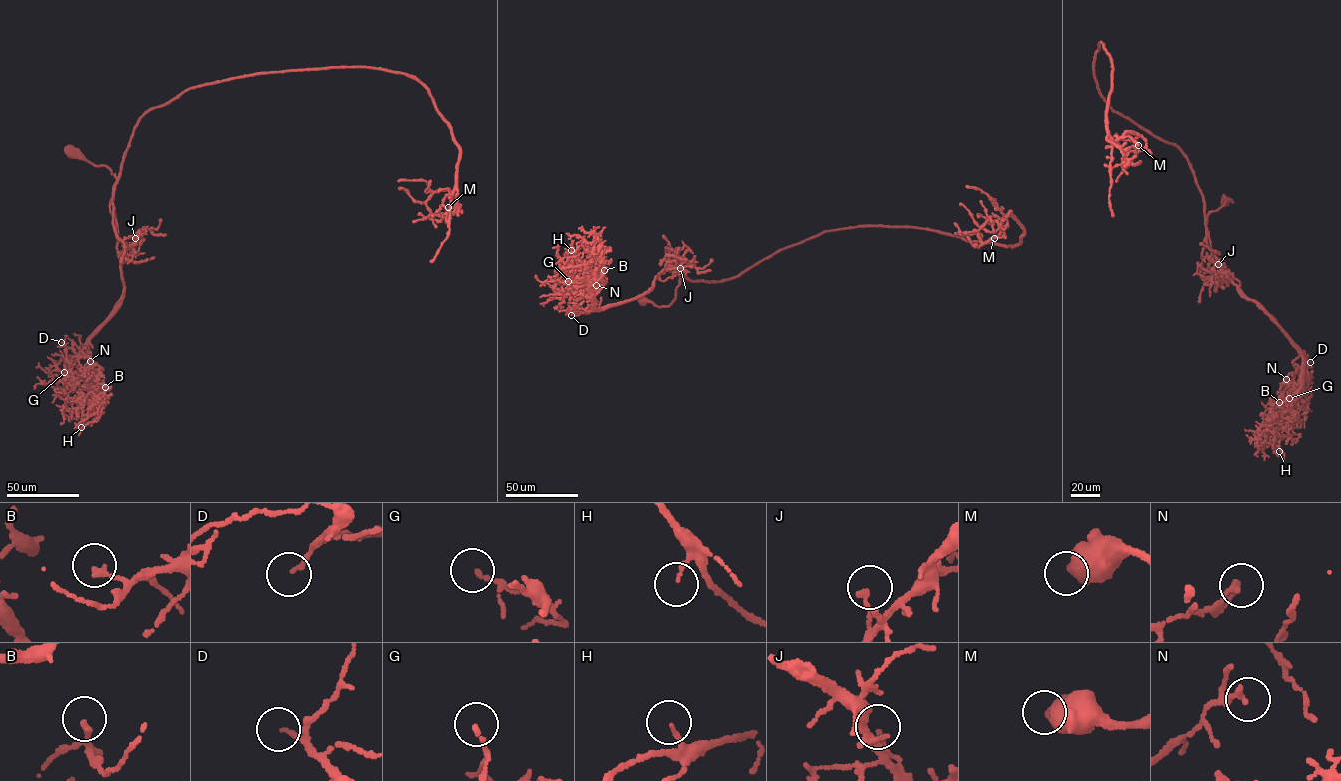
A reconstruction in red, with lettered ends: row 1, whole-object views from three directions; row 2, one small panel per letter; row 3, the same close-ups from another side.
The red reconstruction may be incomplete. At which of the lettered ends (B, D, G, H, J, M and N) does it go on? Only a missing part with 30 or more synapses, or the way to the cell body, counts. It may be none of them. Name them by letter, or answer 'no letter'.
no letter

